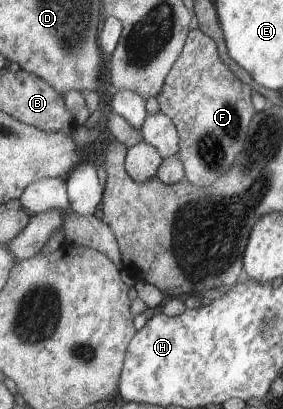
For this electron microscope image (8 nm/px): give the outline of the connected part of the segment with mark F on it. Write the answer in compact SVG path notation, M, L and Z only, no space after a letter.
M199 28L189 31L185 46L179 58L173 63L172 70L168 72L163 90L156 96L156 99L159 101L160 111L170 116L176 126L179 141L176 155L183 163L185 180L192 185L211 186L231 168L236 156L243 150L249 131L251 131L253 115L256 114L251 101L251 90L252 86L237 78L219 57L217 43L213 37Z

